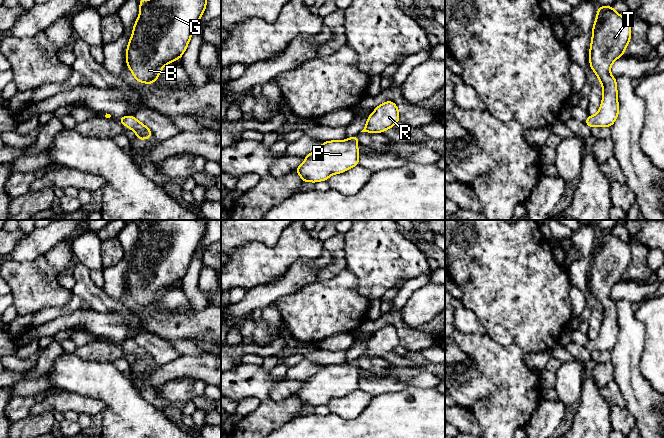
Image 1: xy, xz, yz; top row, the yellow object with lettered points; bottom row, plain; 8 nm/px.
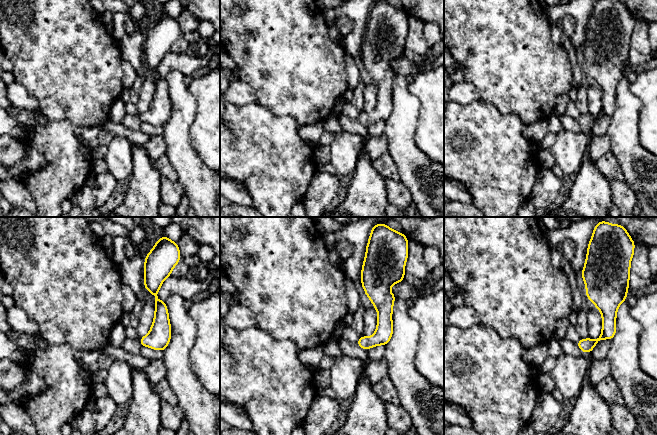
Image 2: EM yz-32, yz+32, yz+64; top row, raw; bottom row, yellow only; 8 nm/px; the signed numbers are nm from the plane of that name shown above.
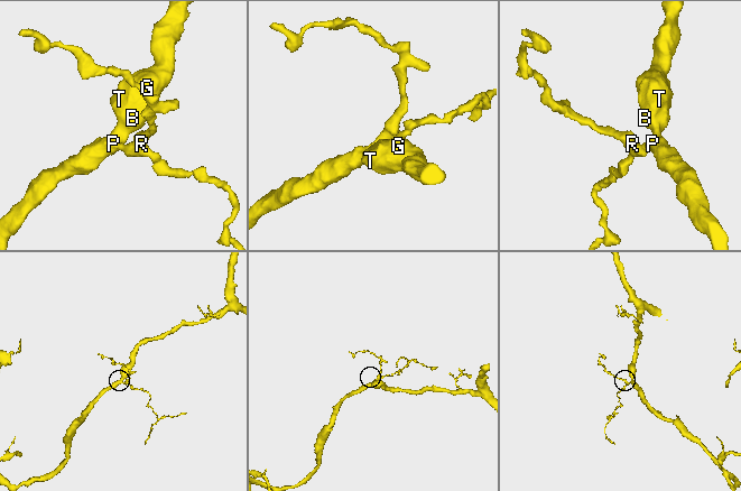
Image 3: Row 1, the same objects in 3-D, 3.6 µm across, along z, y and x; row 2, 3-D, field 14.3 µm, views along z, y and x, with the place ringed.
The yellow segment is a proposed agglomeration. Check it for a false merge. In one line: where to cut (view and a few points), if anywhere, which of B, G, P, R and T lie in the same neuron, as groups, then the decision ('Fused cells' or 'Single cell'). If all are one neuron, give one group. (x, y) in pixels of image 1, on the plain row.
No split. Groups: B G P R T. Single cell

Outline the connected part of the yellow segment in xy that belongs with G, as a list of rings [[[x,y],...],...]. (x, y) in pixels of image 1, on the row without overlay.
[[[158,220],[139,223],[139,229],[139,240],[126,274],[126,286],[136,305],[154,308],[161,293],[184,278],[193,255],[205,236],[207,220]]]

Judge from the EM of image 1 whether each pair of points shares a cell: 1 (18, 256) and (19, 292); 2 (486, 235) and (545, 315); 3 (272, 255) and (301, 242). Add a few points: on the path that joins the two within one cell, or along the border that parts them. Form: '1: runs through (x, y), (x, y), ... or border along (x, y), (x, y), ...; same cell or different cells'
1: border along (40, 255), (25, 262), (10, 261); different cells
2: runs through (497, 255), (511, 281), (525, 295); same cell
3: runs through (279, 255), (283, 255), (294, 244); same cell

